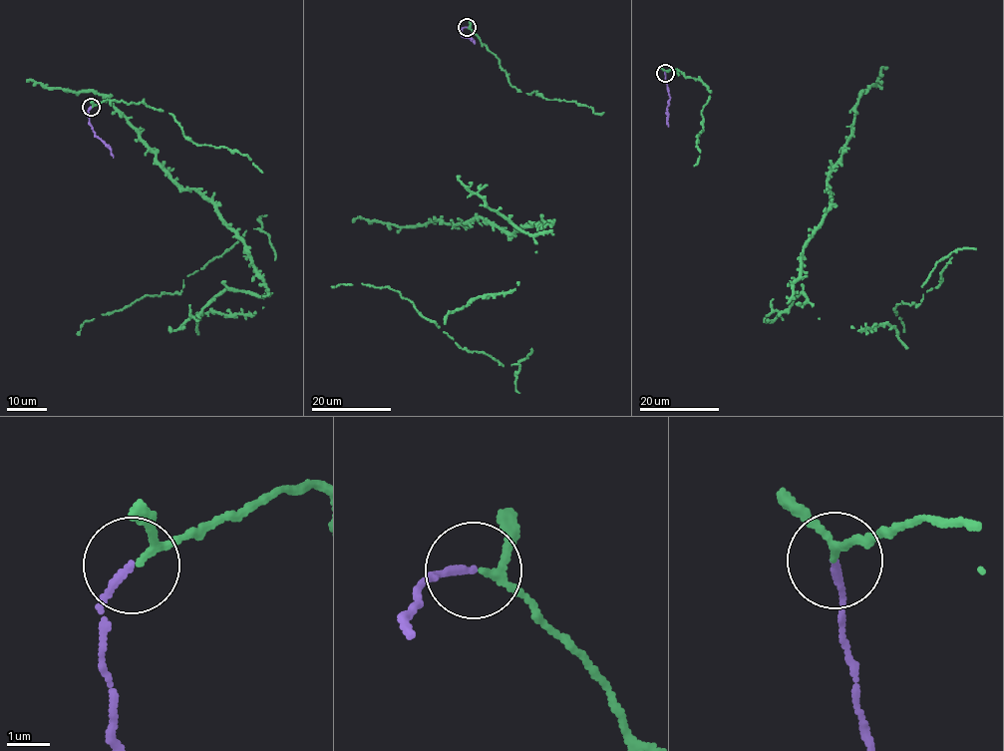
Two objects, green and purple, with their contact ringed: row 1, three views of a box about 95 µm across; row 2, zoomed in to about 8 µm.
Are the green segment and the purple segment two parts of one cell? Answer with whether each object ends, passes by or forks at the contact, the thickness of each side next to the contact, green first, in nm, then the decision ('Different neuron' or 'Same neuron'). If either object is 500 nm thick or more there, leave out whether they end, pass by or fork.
At the ring green passes by. At the ring purple ends. Thickness 130 nm (green) against 170 nm. Different neuron

